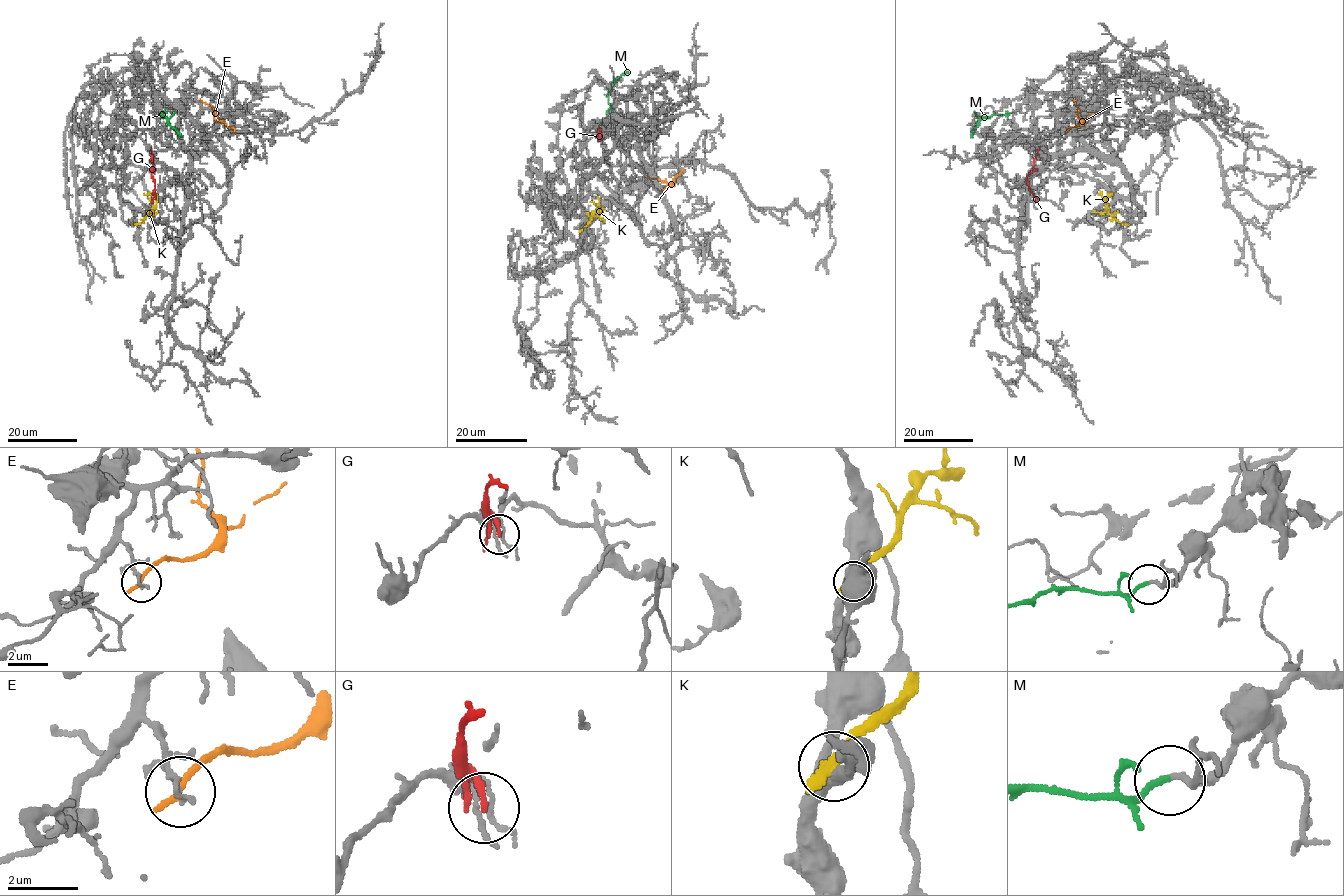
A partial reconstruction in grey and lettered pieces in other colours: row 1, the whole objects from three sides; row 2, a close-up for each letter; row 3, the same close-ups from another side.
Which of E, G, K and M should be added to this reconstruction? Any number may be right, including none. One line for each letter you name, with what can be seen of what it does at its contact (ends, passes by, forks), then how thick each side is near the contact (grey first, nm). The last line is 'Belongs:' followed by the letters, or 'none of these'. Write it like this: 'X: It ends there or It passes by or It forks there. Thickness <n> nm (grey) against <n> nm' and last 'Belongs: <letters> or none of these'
M: It ends there. Thickness 160 nm (grey) against 170 nm
Belongs: M

